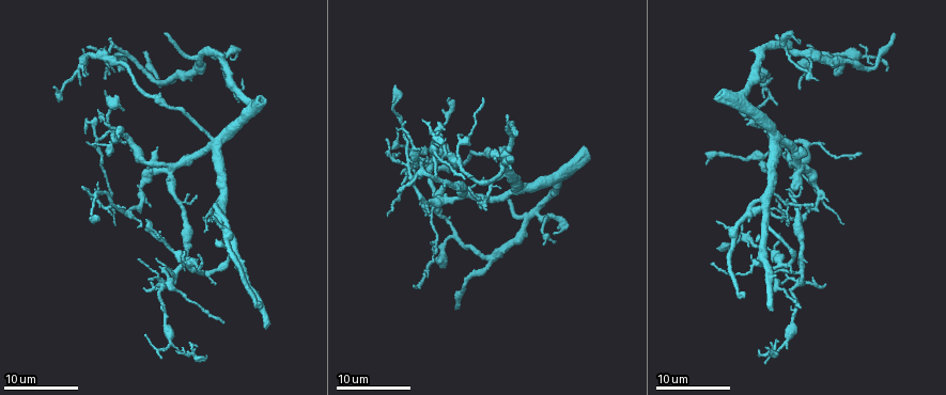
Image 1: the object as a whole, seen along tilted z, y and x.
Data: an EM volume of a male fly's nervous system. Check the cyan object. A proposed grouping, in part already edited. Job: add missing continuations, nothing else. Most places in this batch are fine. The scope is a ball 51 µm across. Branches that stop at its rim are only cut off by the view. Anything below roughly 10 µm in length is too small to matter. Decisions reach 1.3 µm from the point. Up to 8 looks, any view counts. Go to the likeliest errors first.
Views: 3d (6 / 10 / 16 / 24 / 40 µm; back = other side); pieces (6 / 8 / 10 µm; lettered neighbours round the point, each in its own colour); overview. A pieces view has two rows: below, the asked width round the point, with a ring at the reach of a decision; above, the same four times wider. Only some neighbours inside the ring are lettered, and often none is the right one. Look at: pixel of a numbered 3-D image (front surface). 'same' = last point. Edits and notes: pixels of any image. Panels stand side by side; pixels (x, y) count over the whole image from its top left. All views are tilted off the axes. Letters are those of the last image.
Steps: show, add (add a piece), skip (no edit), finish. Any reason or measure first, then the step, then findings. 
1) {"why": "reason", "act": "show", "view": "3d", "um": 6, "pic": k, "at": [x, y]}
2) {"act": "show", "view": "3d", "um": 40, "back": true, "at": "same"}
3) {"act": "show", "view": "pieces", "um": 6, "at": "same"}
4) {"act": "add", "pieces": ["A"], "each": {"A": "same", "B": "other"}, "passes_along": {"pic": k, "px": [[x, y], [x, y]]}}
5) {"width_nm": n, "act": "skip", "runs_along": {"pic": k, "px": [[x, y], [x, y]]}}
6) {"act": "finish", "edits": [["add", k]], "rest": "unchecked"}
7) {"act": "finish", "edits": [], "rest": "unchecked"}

{"why": "long arm stops here", "act": "show", "view": "pieces", "um": 10, "pic": 1, "at": [797, 308]}

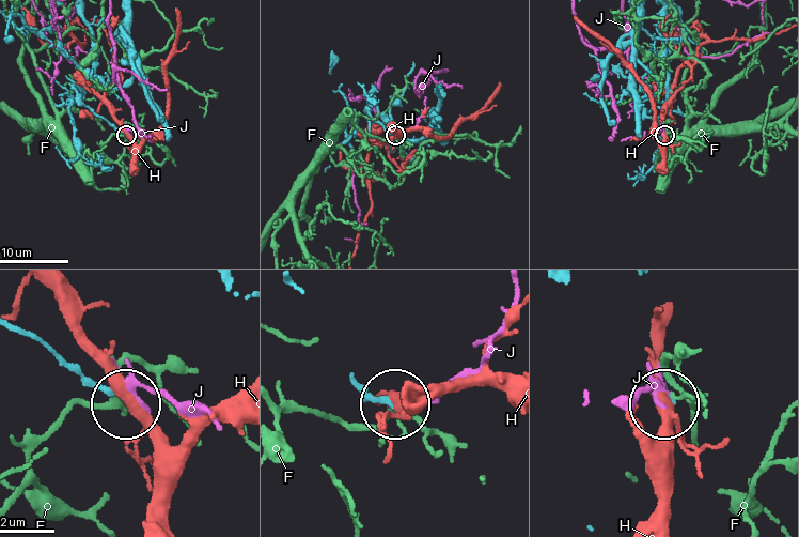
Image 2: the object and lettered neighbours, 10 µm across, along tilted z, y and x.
{"act": "skip", "each": {"F": "other", "H": "other", "J": "other"}, "runs_along": {"pic": 2, "px": [[12, 324], [123, 402]]}, "found": "no lettered piece goes on from it"}

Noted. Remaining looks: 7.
{"why": "thin end", "act": "show", "view": "pieces", "um": 10, "pic": 1, "at": [401, 173]}

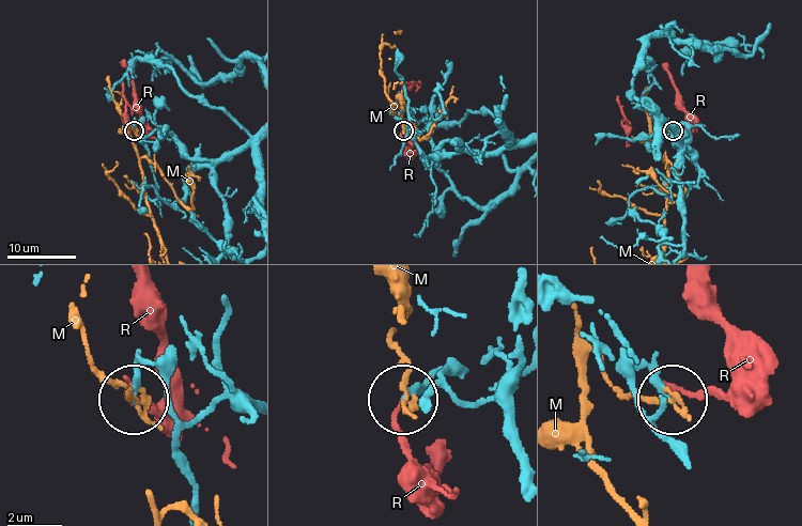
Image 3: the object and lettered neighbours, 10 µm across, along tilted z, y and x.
{"act": "skip", "each": {"M": "other", "R": "other"}, "found": "no lettered piece goes on from it"}

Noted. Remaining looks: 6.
{"why": "thin end", "act": "show", "view": "3d", "um": 10, "pic": 1, "at": [398, 190]}

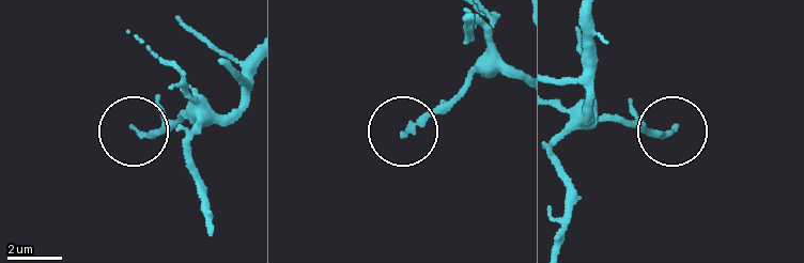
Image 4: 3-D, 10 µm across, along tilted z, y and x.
{"why": "see the neighbours", "act": "show", "view": "pieces", "um": 6, "pic": 4, "at": [403, 137]}

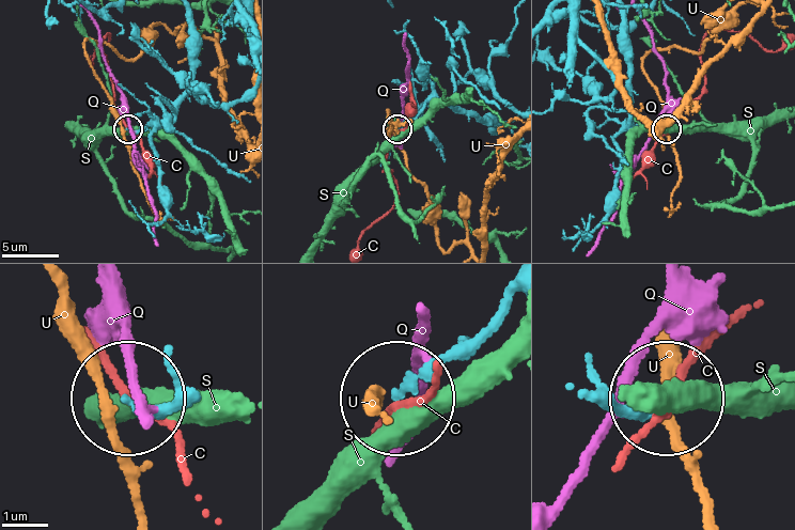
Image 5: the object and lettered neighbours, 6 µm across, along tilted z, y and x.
{"act": "skip", "each": {"C": "other", "Q": "other", "S": "other", "U": "other"}, "runs_along": {"pic": 5, "px": [[513, 304], [395, 396]]}, "found": "no lettered piece goes on from it"}

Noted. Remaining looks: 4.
{"why": "free end", "act": "show", "view": "3d", "um": 6, "pic": 1, "at": [438, 253]}

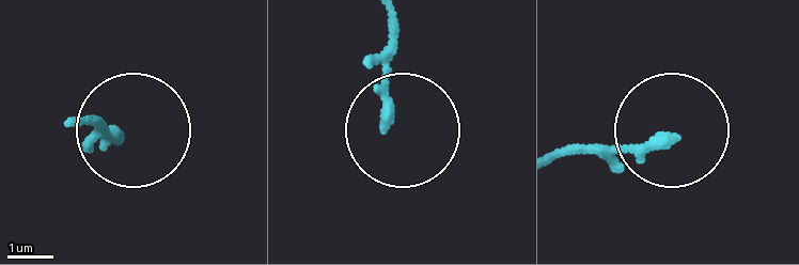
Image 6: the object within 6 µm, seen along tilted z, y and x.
{"act": "show", "view": "pieces", "um": 10, "pic": 6, "at": [385, 127]}

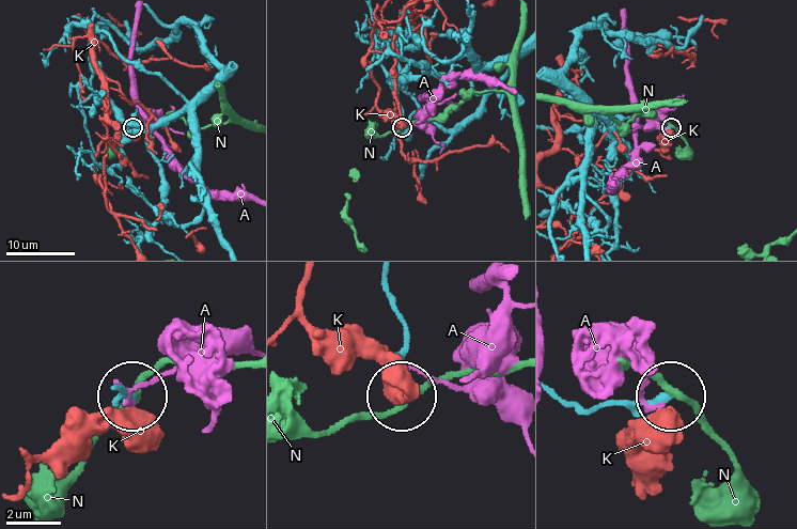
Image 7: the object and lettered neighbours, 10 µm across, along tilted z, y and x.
{"act": "skip", "each": {"A": "other", "K": "other", "N": "other"}, "runs_along": {"pic": 7, "px": [[558, 393], [591, 406], [667, 397]]}, "found": "no lettered piece goes on from it"}

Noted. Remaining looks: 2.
{"act": "finish", "edits": [], "rest": "unchecked"}

